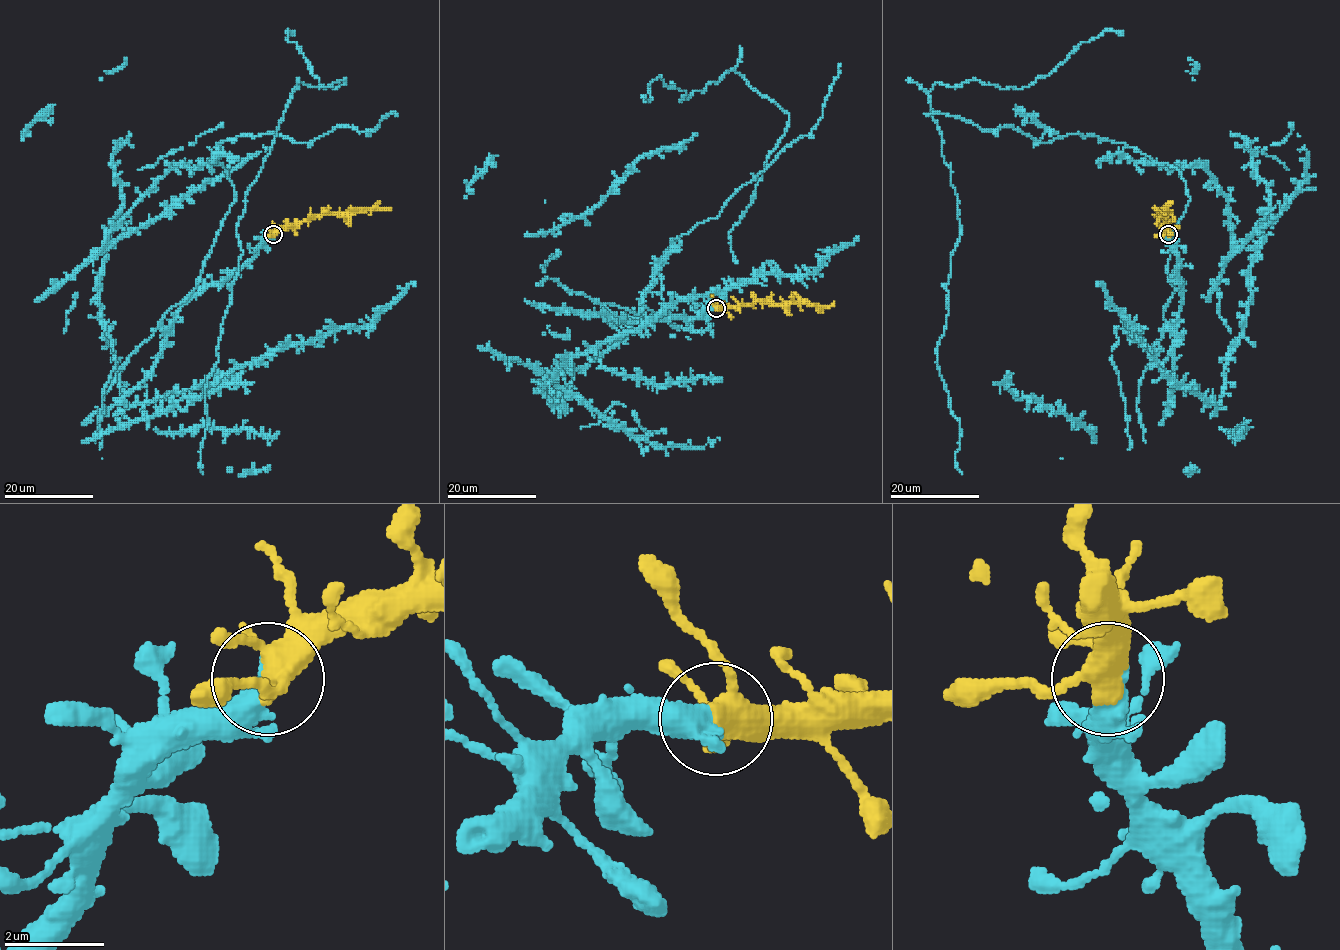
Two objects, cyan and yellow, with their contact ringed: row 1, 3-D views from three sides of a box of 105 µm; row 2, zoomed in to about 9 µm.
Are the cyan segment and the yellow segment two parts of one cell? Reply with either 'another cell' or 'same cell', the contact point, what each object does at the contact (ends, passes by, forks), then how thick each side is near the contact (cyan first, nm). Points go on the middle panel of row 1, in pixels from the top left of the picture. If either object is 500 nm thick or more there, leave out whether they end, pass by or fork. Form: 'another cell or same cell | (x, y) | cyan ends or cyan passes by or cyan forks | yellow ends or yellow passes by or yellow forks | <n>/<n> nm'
same cell | (716, 308) | cyan passes by | yellow forks | 360/380 nm

